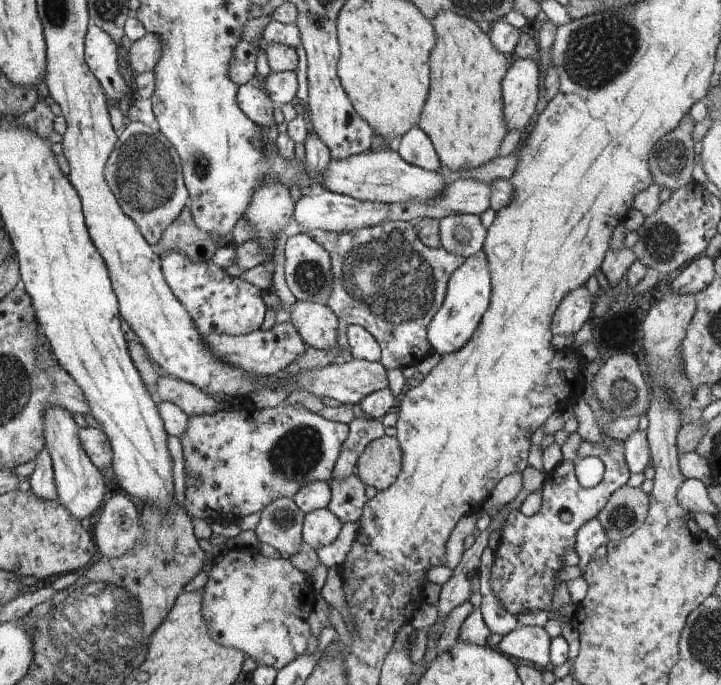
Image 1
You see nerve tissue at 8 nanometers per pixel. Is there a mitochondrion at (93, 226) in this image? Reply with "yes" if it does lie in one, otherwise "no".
no

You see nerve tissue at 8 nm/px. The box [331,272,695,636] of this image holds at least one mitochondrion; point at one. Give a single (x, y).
(667, 372)

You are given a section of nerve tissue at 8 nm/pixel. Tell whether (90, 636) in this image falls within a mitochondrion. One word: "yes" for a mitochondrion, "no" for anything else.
yes

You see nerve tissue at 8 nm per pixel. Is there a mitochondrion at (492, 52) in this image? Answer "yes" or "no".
no

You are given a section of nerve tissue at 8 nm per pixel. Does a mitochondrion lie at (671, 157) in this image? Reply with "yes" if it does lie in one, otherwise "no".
yes

